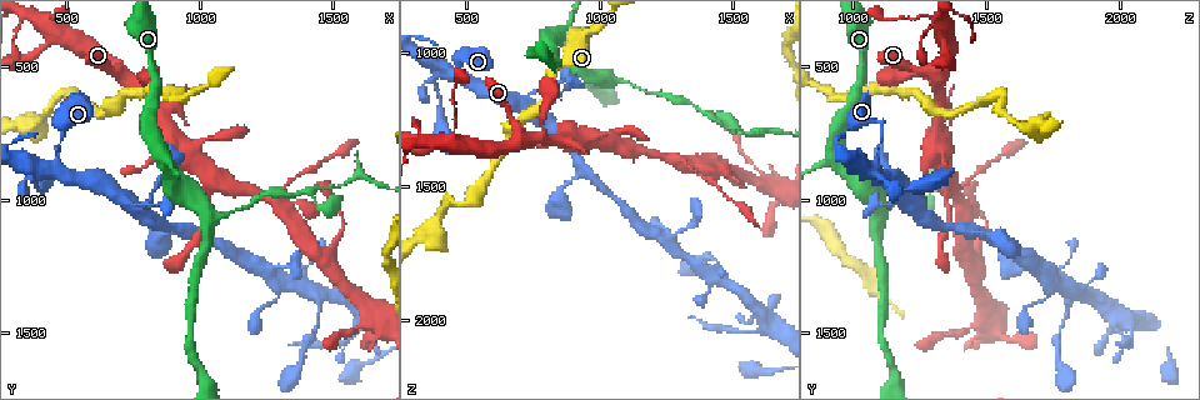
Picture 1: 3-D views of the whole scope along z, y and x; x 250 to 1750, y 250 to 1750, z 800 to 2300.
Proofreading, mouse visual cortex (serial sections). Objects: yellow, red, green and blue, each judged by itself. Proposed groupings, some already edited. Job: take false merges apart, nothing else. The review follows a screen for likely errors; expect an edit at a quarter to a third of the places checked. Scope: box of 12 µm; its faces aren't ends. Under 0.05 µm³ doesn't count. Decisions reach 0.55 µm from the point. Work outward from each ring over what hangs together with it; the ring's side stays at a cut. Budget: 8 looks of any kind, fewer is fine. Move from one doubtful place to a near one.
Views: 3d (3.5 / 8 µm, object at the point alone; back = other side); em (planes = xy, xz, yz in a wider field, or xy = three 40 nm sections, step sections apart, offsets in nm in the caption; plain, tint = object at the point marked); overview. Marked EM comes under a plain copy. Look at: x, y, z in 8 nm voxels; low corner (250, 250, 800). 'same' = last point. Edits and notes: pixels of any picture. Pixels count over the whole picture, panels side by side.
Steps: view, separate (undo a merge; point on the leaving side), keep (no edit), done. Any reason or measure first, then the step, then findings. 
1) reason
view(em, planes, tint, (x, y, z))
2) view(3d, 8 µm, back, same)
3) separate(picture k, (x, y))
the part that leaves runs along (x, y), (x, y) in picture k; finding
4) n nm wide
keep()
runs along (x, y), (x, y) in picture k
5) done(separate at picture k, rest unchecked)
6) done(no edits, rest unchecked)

narrows sharply
view(3d, 3.5 µm, (480, 780, 1110))

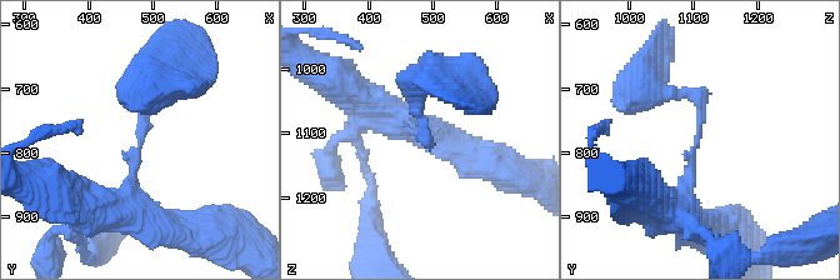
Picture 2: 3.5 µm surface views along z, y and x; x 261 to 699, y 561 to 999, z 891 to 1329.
arms of 200, 200 nm
view(em, xy, step 5, tint, (490, 765, 1110))

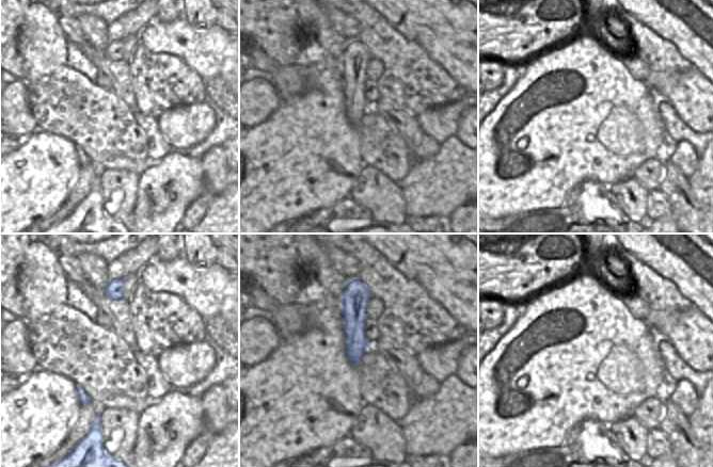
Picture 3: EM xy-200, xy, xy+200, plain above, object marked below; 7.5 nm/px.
keep()
runs along (350, 283), (353, 288), (354, 361) in picture 3; one cell here

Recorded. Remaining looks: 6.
a narrow waist
view(3d, 8 µm, (1350, 930, 1430))

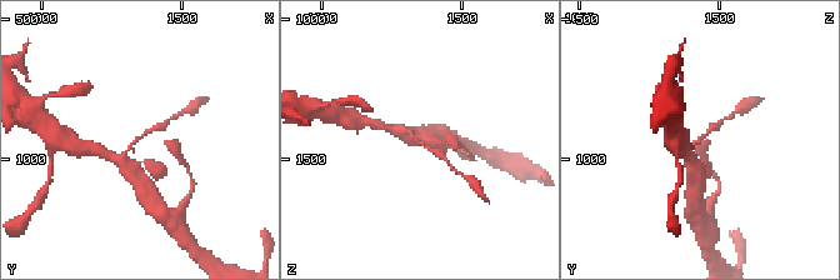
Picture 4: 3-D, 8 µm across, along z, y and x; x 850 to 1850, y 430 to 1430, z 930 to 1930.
view(3d, 3.5 µm, (1340, 940, 1450))

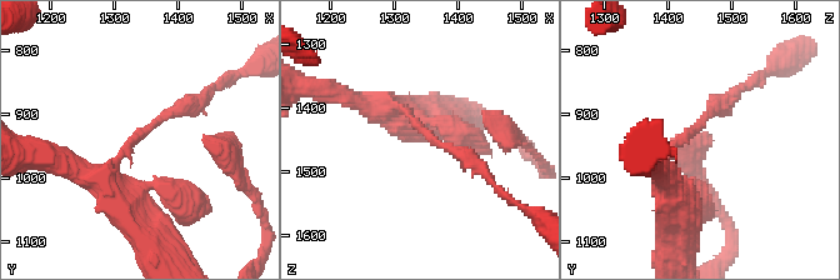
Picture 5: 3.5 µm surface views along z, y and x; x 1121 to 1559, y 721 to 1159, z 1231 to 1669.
view(em, planes, tint, (1345, 930, 1435))

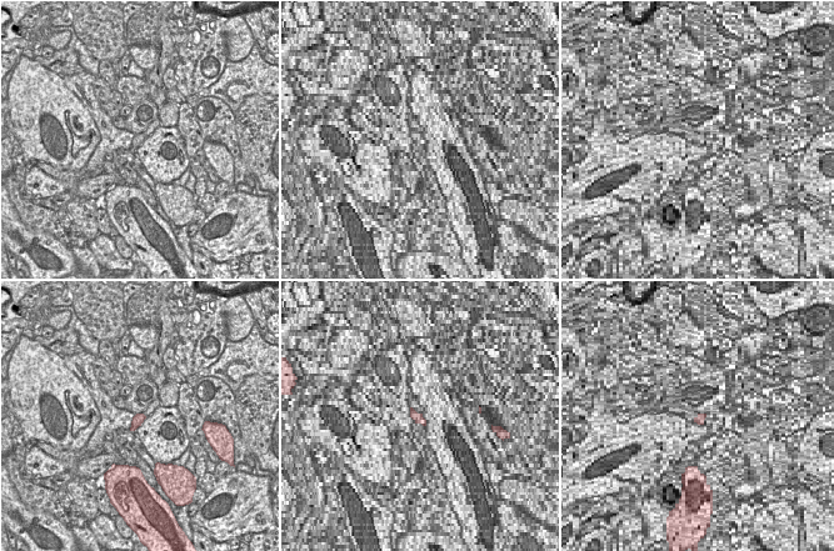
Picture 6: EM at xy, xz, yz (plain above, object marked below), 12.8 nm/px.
arms of 200, 300 nm
keep()
one cell here

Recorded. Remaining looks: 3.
sudden change in width
view(3d, 8 µm, back, (1430, 1350, 1820))

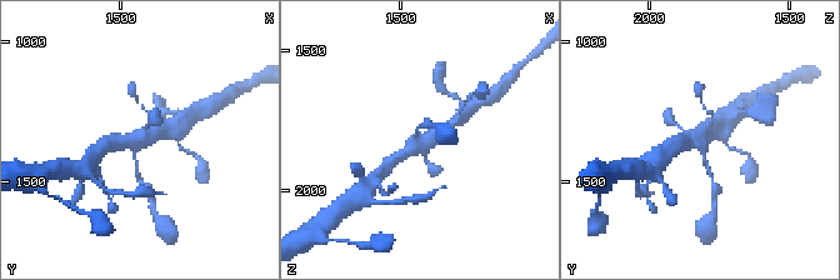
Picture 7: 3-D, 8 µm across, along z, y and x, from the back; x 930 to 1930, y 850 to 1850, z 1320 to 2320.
view(3d, 3.5 µm, (1430, 1350, 1840))

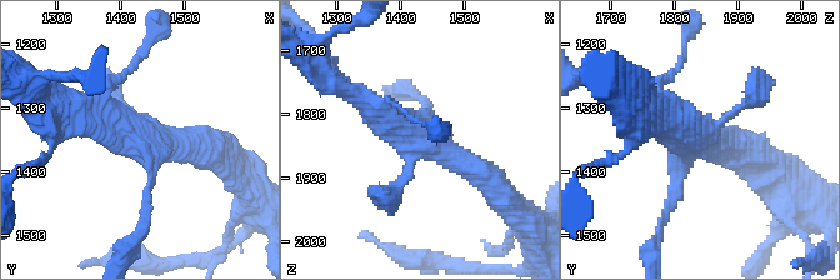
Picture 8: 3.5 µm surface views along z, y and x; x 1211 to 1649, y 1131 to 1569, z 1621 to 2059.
keep()
runs along (354, 93), (488, 180) in picture 8; one cell here

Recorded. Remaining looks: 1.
done(no edits, rest unchecked)

